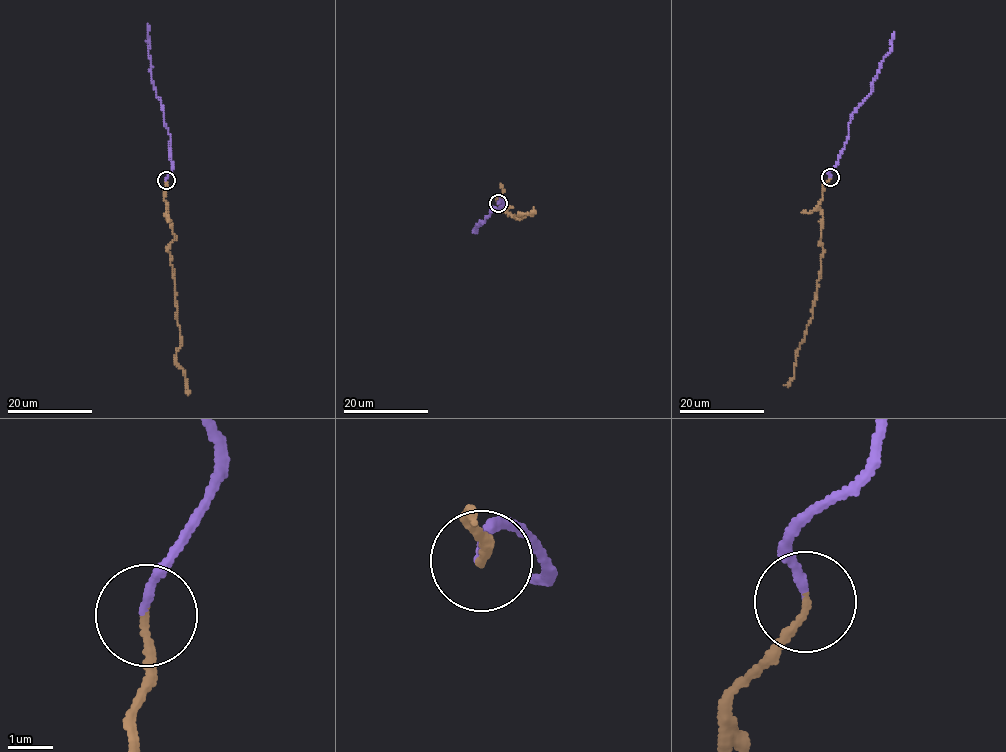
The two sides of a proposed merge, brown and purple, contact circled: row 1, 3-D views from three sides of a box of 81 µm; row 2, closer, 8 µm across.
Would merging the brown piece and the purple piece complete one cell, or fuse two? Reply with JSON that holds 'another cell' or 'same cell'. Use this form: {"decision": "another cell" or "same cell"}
{"decision": "same cell"}

